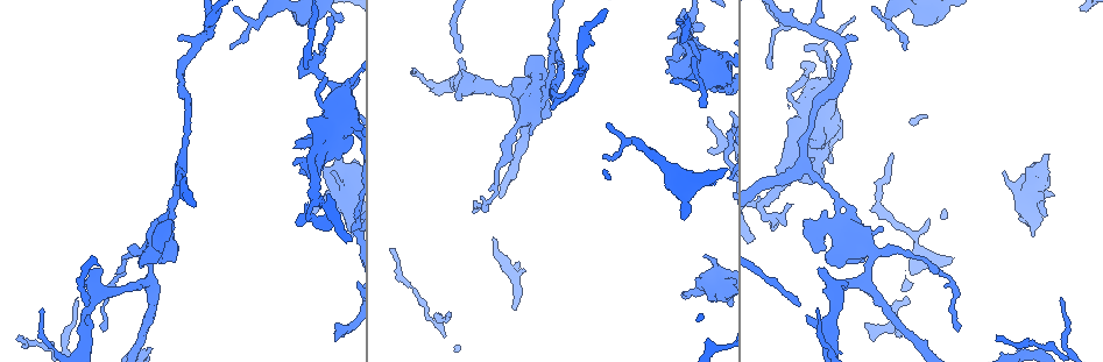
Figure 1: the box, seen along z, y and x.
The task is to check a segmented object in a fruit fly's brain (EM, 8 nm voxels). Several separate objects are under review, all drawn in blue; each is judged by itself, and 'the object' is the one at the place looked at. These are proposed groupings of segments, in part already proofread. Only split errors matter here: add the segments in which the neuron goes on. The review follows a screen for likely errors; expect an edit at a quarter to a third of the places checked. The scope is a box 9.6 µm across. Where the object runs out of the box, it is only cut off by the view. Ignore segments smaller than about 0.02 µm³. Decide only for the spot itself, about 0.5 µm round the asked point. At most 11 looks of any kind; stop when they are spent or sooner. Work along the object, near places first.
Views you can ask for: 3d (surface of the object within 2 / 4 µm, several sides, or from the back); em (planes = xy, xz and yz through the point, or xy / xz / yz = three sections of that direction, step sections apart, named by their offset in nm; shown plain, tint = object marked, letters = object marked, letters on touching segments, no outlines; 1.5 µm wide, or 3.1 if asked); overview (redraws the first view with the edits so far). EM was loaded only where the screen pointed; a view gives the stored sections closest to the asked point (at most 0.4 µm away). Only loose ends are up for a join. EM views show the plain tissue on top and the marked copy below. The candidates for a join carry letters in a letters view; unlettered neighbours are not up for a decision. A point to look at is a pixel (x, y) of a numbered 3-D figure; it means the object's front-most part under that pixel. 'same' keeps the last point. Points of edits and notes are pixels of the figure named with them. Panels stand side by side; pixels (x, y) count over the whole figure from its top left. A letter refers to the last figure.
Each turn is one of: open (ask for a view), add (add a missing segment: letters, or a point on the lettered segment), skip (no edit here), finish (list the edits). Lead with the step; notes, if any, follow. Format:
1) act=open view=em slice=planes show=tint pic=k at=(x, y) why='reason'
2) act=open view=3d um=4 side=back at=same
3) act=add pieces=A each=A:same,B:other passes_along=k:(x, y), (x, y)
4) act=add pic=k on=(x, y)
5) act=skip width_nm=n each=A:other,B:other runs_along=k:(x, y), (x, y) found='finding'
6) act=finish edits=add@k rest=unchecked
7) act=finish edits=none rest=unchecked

act=open view=3d um=4 pic=1 at=(334, 171) why='branch stops here'

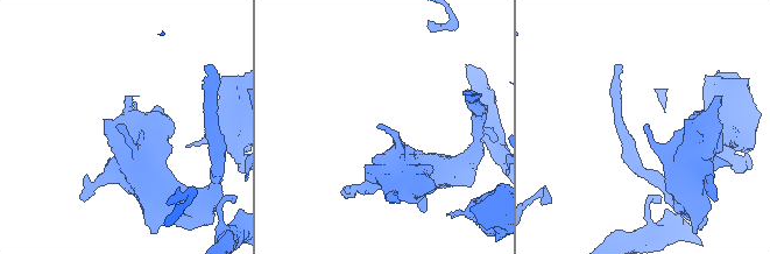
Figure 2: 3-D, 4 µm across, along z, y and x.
act=open view=em slice=yz step=8 show=letters pic=2 at=(644, 130) why='now the EM'

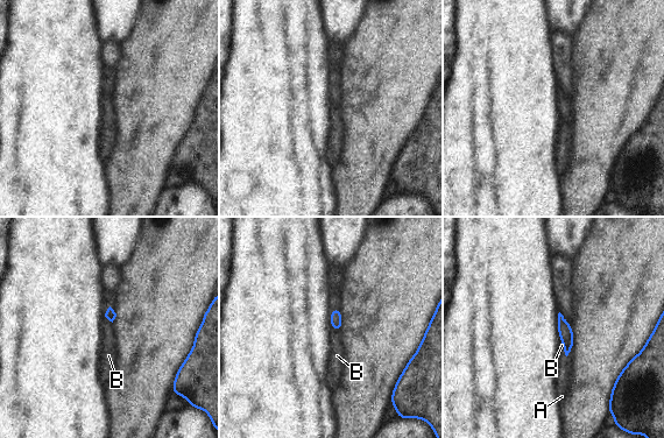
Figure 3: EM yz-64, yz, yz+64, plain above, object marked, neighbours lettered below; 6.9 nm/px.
act=open view=em slice=planes show=letters at=same why='cut it another way'

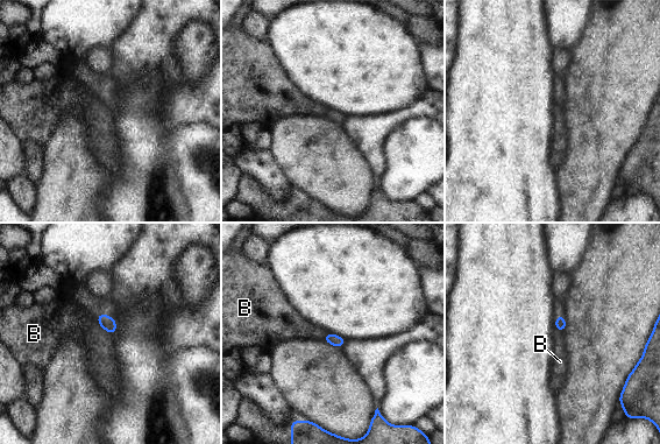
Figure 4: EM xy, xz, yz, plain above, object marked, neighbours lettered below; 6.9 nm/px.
act=skip each=B:other border=4:(96, 315), (97, 322), (111, 336) found='no lettered segment goes on from it'

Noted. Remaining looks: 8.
act=open view=em slice=yz step=8 show=tint pic=1 at=(450, 312) why='thin end'

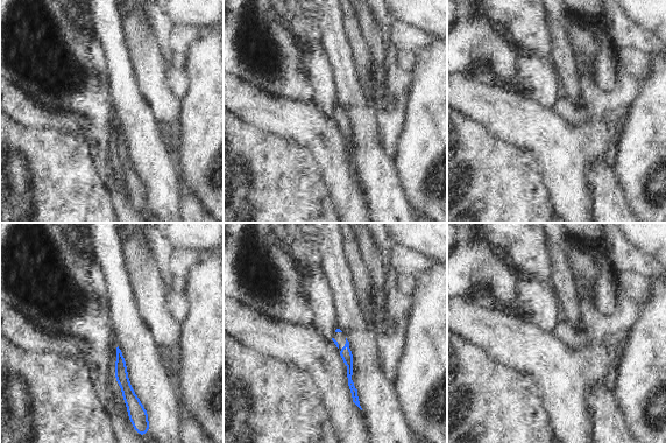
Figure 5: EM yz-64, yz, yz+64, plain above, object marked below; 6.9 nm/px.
act=open view=em slice=yz step=8 show=letters at=same why='see the neighbours'

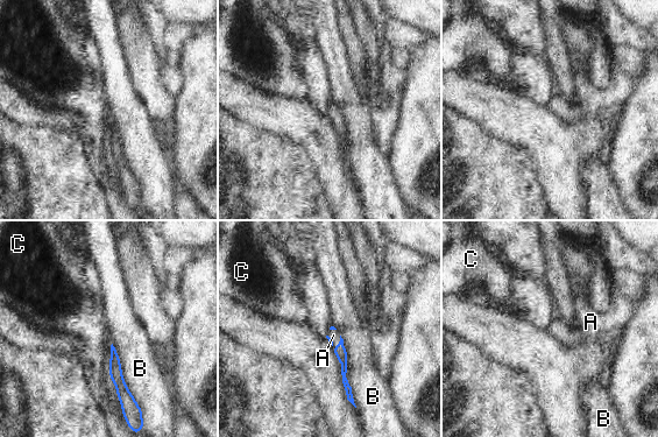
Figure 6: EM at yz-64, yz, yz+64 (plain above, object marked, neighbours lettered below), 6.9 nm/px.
act=add pieces=A each=A:same,B:other,C:other passes_along=6:(340, 352), (332, 342), (333, 335) found='it goes on there'

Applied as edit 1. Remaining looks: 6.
act=open view=3d um=2 pic=1 at=(530, 134) why='an open end'

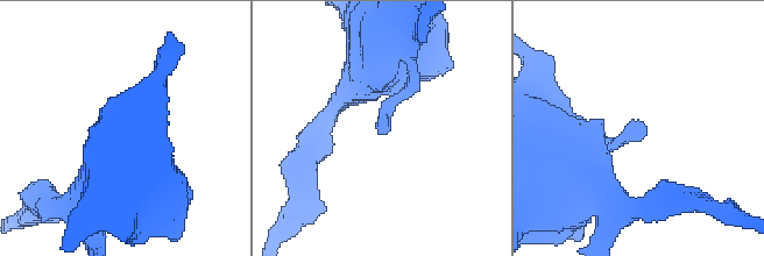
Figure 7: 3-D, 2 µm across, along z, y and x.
act=open view=em slice=yz step=8 show=letters pic=7 at=(379, 133)

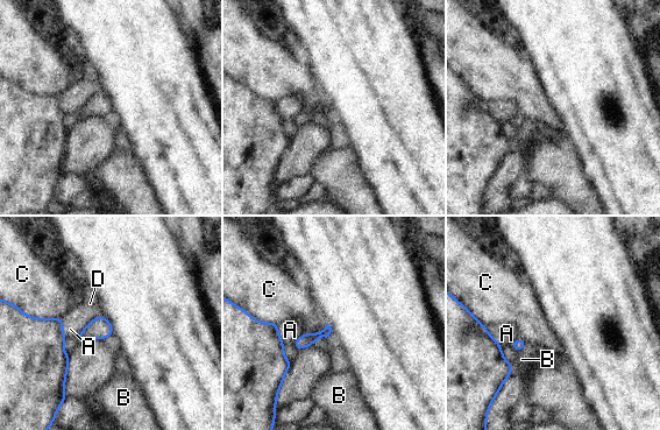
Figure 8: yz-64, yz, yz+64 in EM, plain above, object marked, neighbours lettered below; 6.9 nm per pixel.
act=open view=em slice=planes show=letters at=same

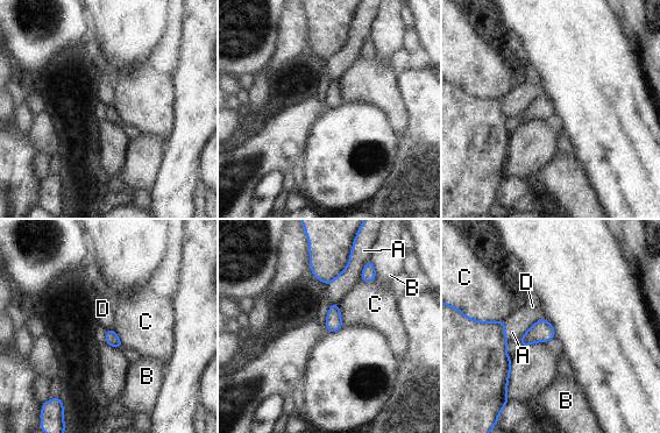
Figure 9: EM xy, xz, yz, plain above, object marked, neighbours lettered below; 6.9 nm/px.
act=skip width_nm=110 each=A:other,B:other,C:other,D:other border=9:(473, 318), (477, 320), (504, 321) found='no lettered segment goes on from it'

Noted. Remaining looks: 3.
act=open view=em slice=yz step=4 show=letters pic=1 at=(848, 284) why='an open end'

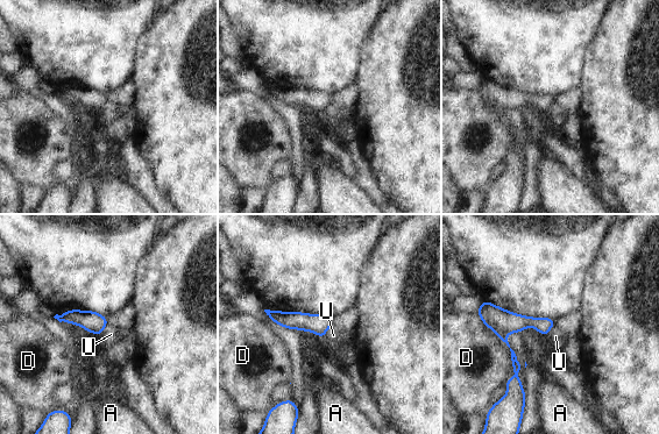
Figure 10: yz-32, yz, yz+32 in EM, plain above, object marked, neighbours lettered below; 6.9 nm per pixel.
act=open view=em slice=planes show=letters at=same

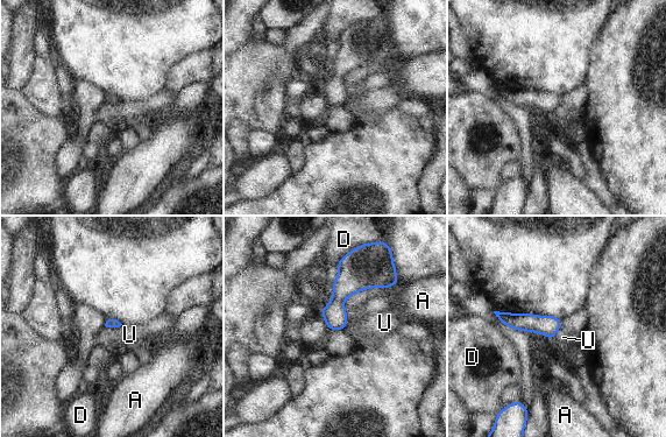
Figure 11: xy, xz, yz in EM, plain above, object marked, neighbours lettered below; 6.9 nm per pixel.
act=skip each=A:other,D:other,U:other runs_along=11:(500, 315), (517, 322), (558, 325) found='none of them fits'

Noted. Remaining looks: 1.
act=finish edits=add@6 rest=unchecked

